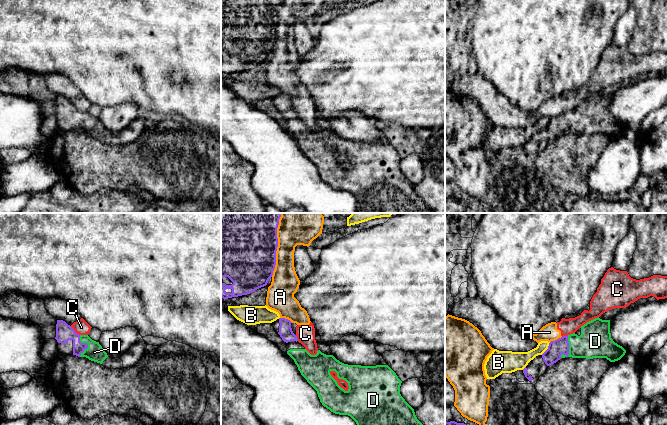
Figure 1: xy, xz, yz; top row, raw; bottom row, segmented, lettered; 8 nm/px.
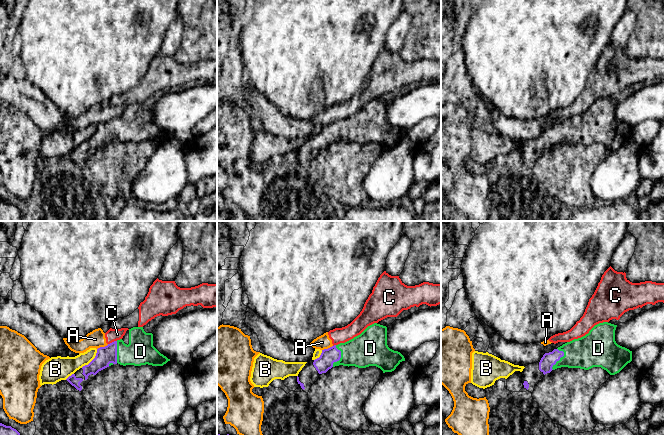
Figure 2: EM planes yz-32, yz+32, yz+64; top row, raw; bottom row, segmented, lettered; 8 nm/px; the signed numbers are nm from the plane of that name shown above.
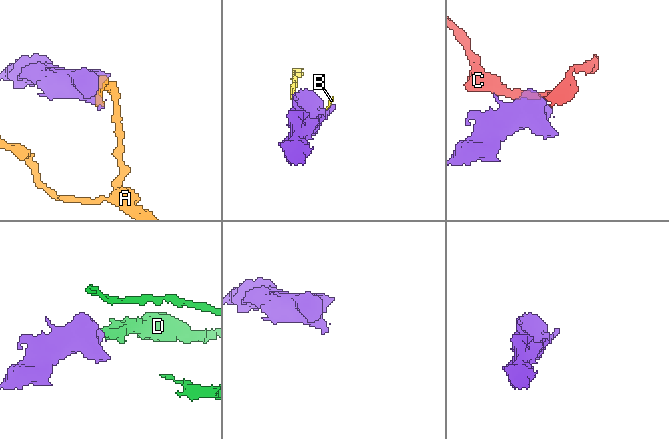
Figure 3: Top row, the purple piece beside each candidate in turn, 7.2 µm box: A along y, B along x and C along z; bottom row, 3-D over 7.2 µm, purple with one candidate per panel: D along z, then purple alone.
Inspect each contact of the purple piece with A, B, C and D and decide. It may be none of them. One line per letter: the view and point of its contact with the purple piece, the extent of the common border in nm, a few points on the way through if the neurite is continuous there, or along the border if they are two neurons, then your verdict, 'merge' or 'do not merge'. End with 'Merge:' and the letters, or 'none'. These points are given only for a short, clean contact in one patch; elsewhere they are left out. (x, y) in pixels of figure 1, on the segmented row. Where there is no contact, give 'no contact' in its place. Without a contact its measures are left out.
A: meets purple in xz at (277, 245); contact 500 nm long; do not merge
B: meets purple in yz at (548, 348); contact 130 nm long; do not merge
C: meets purple in xy at (74, 331); contact 110 nm long; border along xy (70, 326), (79, 335); do not merge
D: meets purple in yz at (568, 349); contact 200 nm long; runs through yz (556, 348), (568, 349), (595, 341); merge
Merge: D

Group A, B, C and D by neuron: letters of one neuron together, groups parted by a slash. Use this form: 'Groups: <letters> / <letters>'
Groups: A C / B / D

